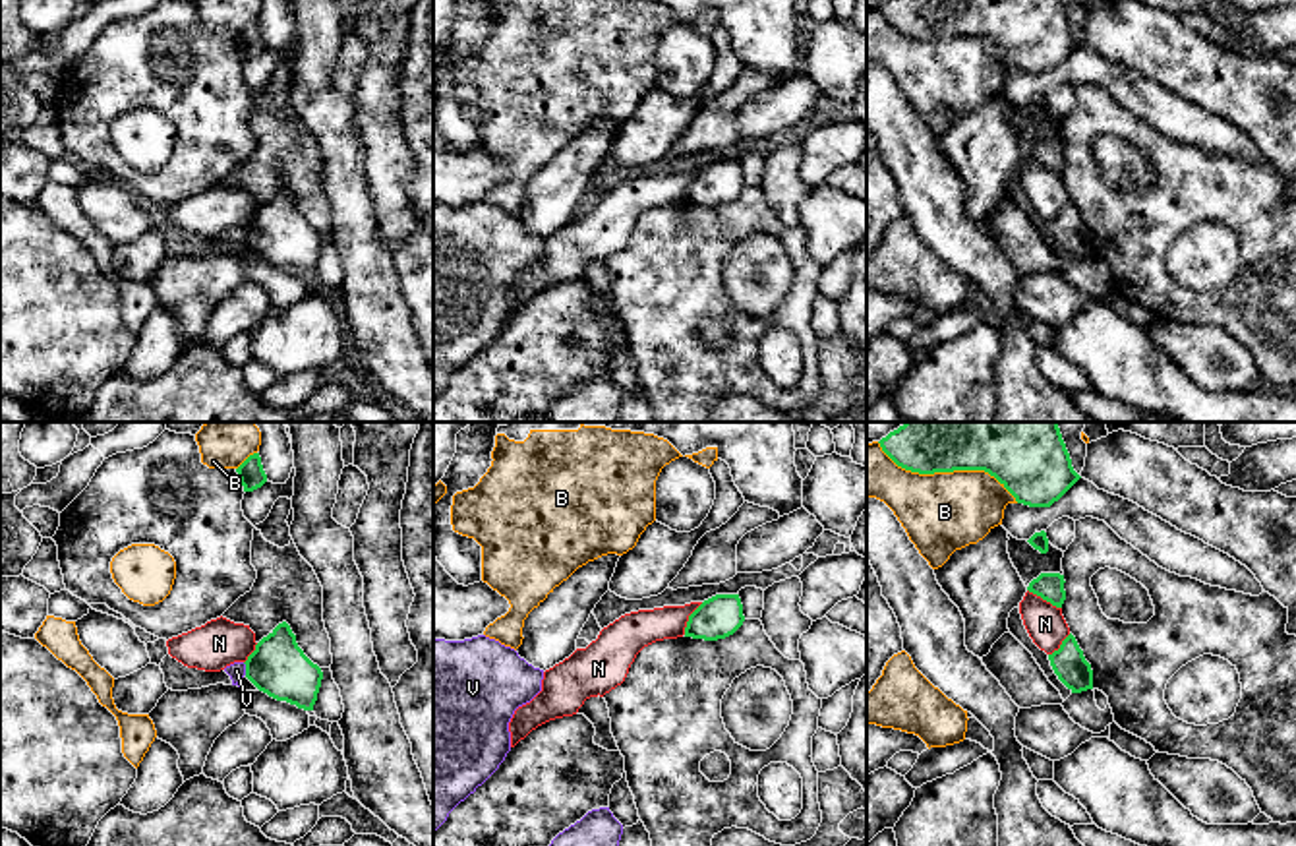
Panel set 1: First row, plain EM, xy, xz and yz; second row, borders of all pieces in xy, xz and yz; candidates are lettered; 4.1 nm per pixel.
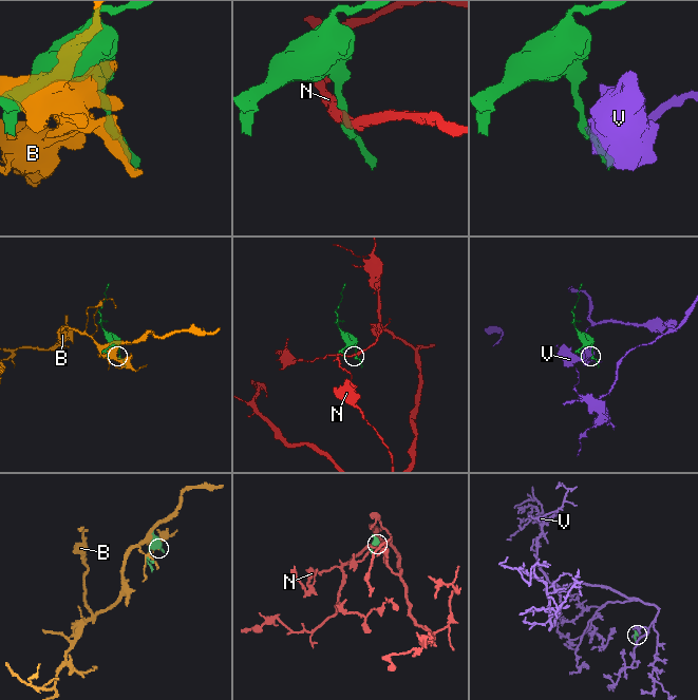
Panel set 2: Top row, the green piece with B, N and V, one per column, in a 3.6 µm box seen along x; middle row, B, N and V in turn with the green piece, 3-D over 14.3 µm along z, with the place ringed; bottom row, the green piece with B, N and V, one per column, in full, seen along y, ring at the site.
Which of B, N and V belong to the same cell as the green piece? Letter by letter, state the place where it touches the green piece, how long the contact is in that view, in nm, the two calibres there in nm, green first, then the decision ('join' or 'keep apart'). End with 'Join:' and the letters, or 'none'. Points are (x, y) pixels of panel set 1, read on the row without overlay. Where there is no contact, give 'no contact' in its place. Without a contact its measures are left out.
B: contact yz (946, 37); length 650 nm; calibres 190 and 340 nm; keep apart
N: contact yz (1045, 165); length 170 nm; calibres 110 and 160 nm; keep apart
V: contact xy (246, 235); length 60 nm; calibres 240 and 70 nm; keep apart
Join: none

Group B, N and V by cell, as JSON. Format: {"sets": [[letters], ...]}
{"sets": [["B"], ["N"], ["V"]]}

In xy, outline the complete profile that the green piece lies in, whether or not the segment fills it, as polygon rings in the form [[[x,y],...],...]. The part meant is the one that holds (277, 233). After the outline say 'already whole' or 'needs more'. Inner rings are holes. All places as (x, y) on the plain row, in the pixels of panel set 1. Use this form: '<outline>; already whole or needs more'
[[[286,188],[263,203],[248,223],[246,244],[277,267],[313,277],[323,238],[296,209]]]; already whole

